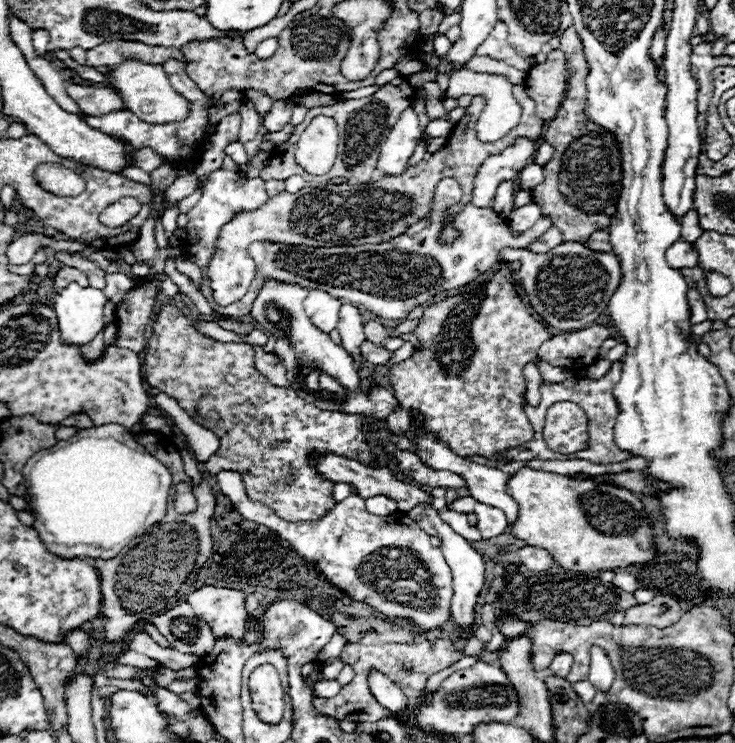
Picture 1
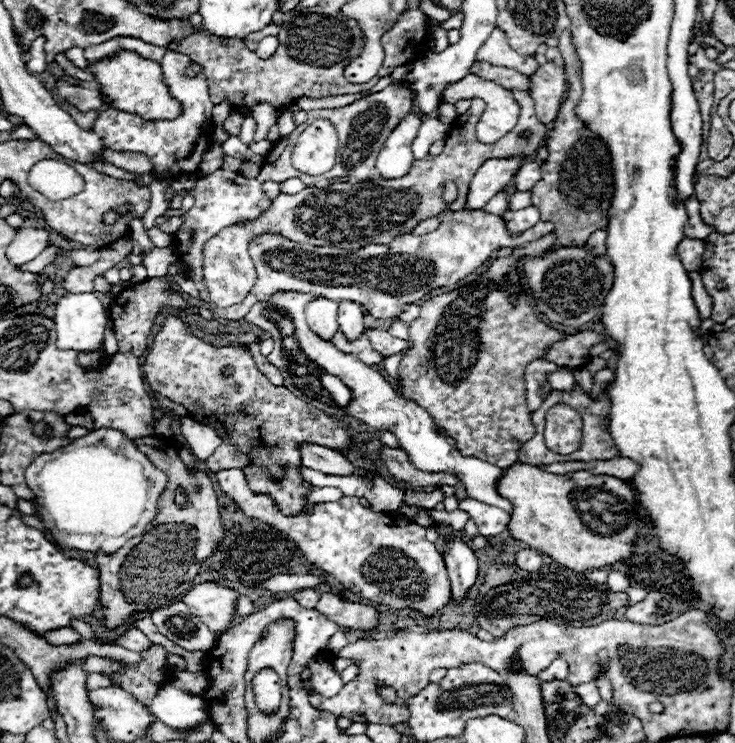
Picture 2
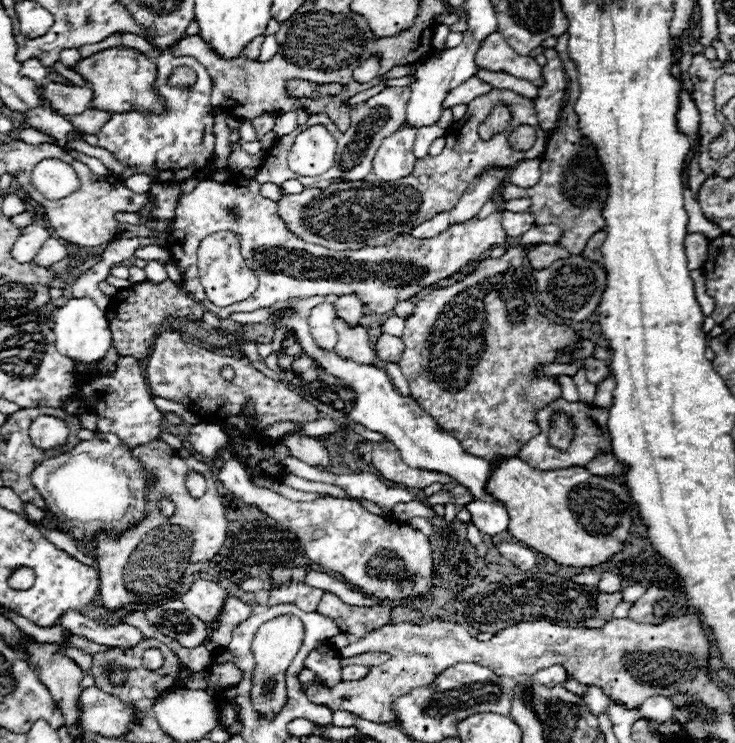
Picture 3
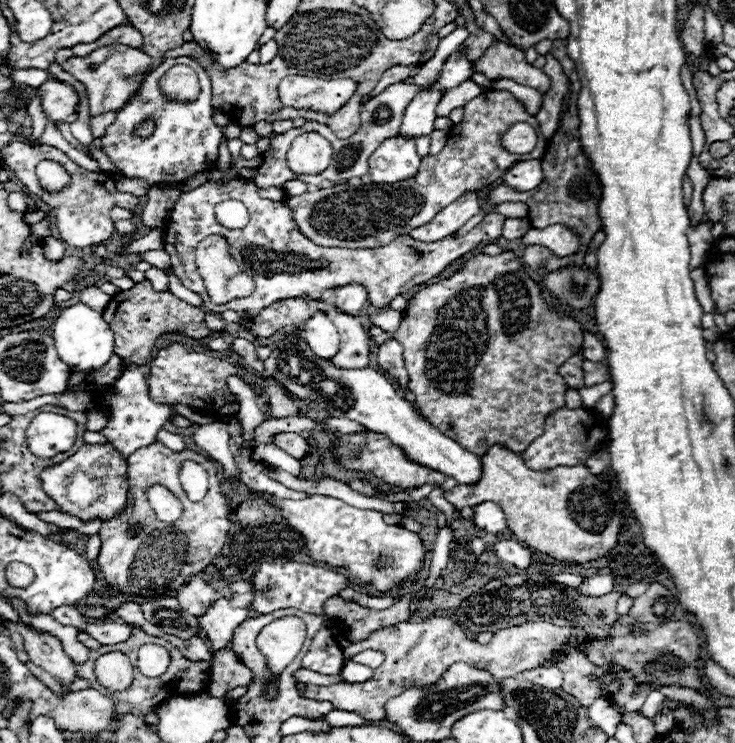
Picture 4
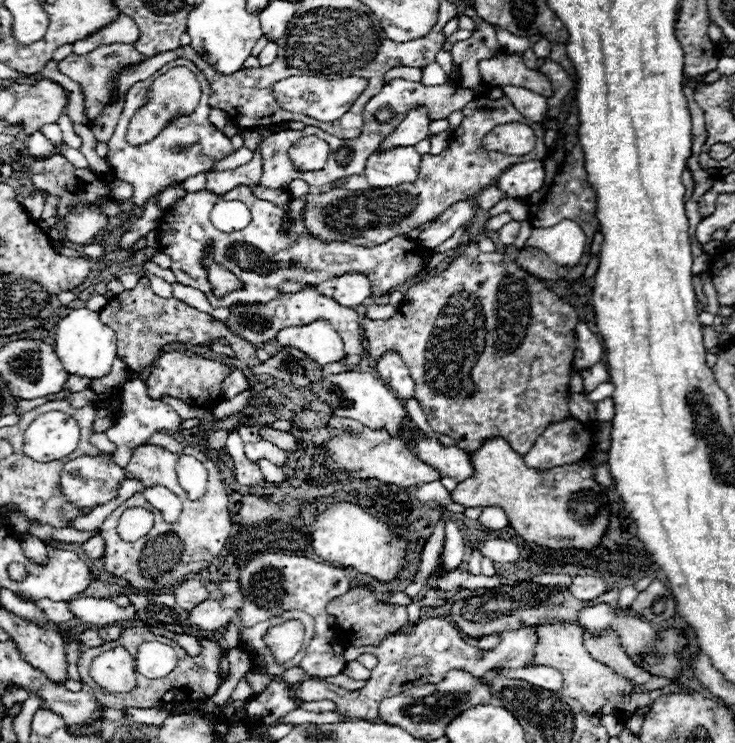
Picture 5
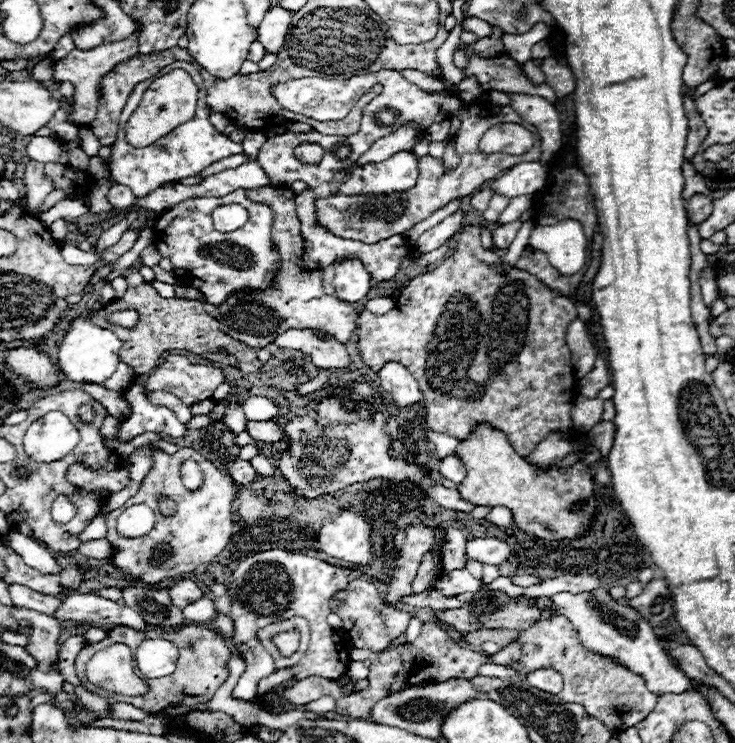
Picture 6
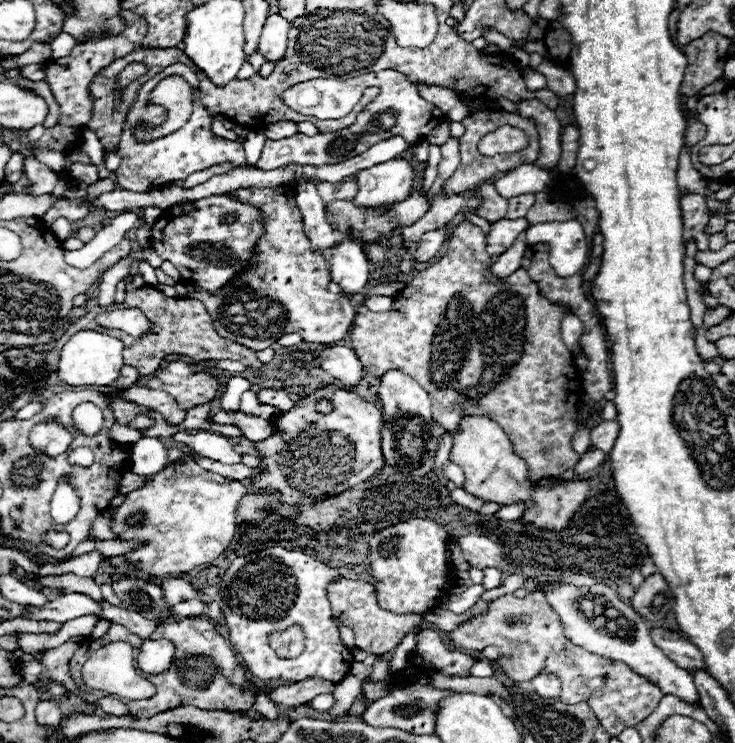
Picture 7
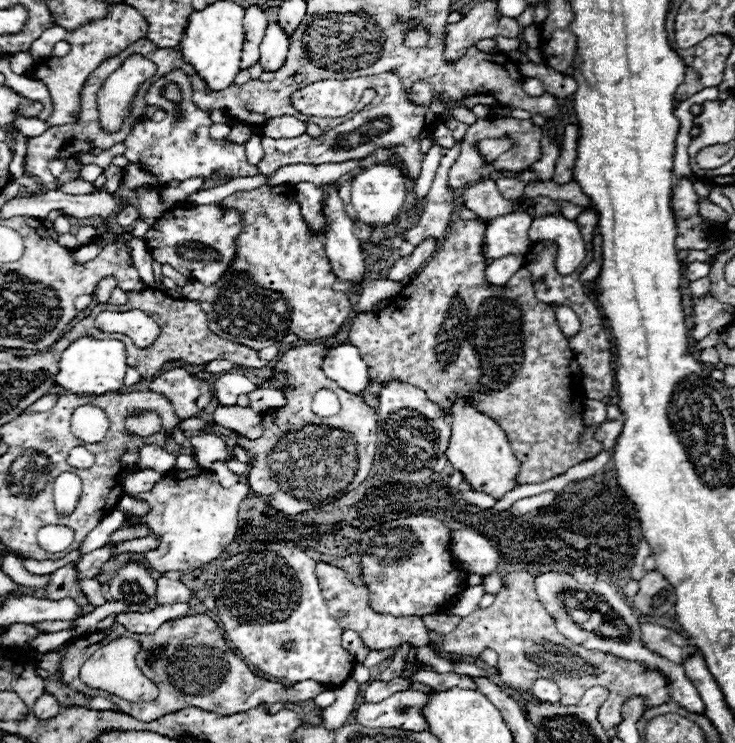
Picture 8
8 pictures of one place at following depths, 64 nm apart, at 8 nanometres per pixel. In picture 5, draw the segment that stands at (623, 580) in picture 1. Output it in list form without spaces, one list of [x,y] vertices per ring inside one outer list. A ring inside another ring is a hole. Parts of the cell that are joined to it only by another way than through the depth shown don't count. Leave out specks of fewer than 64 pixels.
[[[576,576],[574,584],[570,586],[570,592],[580,600],[592,600],[606,592],[606,582],[594,576]]]

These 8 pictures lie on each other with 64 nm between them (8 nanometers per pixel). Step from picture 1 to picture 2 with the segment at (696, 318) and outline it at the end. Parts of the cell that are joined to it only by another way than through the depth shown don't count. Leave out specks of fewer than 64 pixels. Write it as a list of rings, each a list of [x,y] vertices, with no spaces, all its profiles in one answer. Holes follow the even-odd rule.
[[[696,272],[690,274],[690,280],[692,280],[692,298],[694,298],[694,304],[698,308],[700,320],[706,320],[706,318],[710,318],[710,310],[712,310],[712,302],[708,300],[710,296],[702,288],[702,280],[700,280],[700,276]]]

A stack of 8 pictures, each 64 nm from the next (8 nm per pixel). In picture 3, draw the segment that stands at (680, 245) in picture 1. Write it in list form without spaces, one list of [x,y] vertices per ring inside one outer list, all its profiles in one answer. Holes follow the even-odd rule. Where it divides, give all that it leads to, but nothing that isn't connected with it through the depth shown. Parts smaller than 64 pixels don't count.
[[[688,234],[684,240],[684,250],[686,250],[686,262],[690,270],[702,268],[708,252],[708,238],[704,234]]]

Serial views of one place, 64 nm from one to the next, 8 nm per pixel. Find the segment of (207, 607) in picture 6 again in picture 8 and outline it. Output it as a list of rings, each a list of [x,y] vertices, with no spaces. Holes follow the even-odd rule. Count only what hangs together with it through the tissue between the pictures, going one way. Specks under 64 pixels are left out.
[[[178,602],[178,604],[158,606],[154,612],[146,612],[146,614],[140,612],[116,614],[116,622],[134,634],[152,634],[166,620],[176,620],[178,616],[190,616],[190,614],[194,614],[190,602]]]

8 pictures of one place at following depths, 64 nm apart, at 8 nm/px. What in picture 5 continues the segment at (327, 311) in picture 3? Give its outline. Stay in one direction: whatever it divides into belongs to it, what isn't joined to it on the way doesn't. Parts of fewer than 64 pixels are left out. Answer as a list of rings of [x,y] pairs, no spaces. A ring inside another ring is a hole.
[[[314,320],[306,326],[296,326],[292,332],[280,330],[276,336],[280,346],[294,346],[306,352],[320,366],[336,362],[344,356],[344,346],[338,332],[326,320]]]

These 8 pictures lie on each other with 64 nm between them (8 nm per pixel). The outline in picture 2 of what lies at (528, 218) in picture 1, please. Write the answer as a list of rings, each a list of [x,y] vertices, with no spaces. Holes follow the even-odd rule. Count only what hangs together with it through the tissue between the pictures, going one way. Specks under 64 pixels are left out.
[[[528,206],[522,210],[508,210],[508,212],[504,212],[502,218],[506,222],[506,228],[512,234],[522,234],[524,230],[532,228],[540,220],[540,212],[538,212],[538,208]]]

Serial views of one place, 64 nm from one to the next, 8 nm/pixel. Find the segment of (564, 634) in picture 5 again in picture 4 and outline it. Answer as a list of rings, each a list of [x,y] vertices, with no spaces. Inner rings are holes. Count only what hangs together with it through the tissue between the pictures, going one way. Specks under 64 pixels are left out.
[[[572,650],[564,662],[556,662],[554,666],[562,668],[562,672],[564,672],[562,690],[576,696],[582,706],[590,706],[596,696],[606,696],[602,692],[602,688],[598,686],[598,682],[588,680],[590,672],[602,672],[602,670],[592,666],[582,652]]]

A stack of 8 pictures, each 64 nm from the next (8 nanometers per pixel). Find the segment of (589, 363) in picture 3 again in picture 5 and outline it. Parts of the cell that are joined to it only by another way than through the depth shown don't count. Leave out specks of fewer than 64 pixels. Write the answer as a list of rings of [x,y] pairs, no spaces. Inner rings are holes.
[[[598,362],[591,368],[588,368],[588,370],[584,370],[584,372],[582,372],[582,378],[584,378],[584,392],[590,392],[590,390],[594,390],[598,384],[610,380],[608,366],[606,366],[604,362]]]

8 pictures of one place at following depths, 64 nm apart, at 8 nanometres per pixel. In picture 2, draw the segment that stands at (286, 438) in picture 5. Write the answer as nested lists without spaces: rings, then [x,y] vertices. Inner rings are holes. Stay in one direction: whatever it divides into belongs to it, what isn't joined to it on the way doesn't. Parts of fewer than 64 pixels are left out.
[[[304,444],[300,448],[300,456],[302,456],[304,466],[314,468],[324,474],[330,474],[330,476],[368,476],[368,470],[354,466],[340,452],[324,448],[324,446]]]

